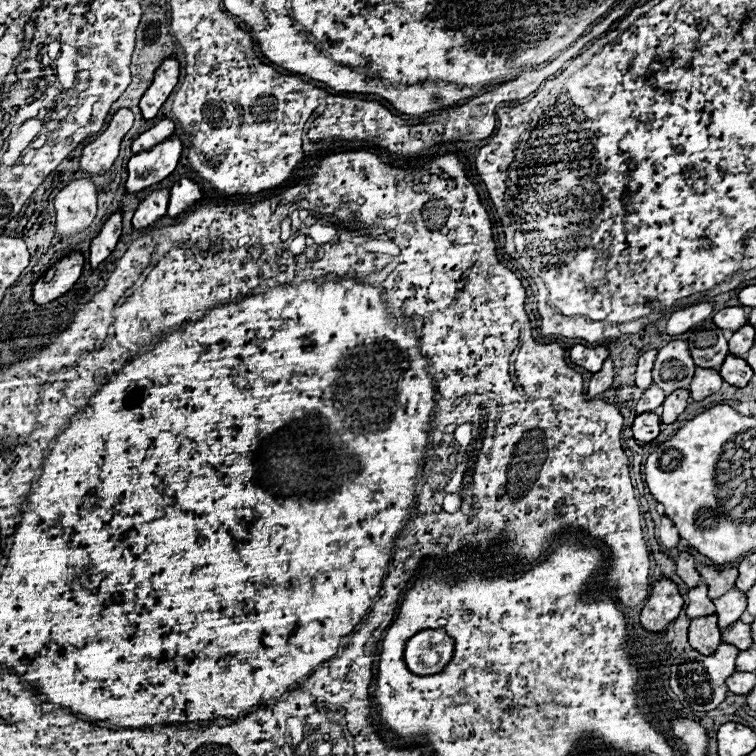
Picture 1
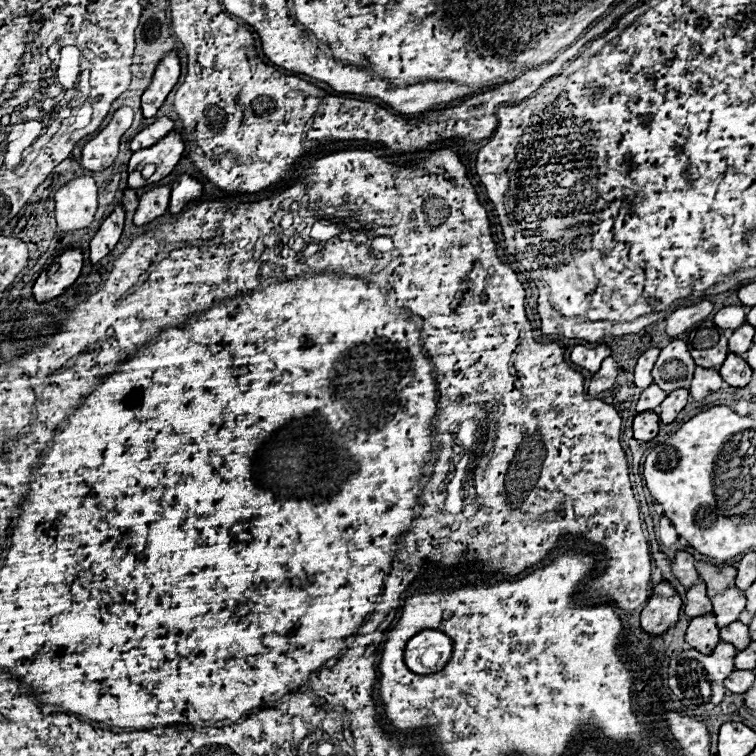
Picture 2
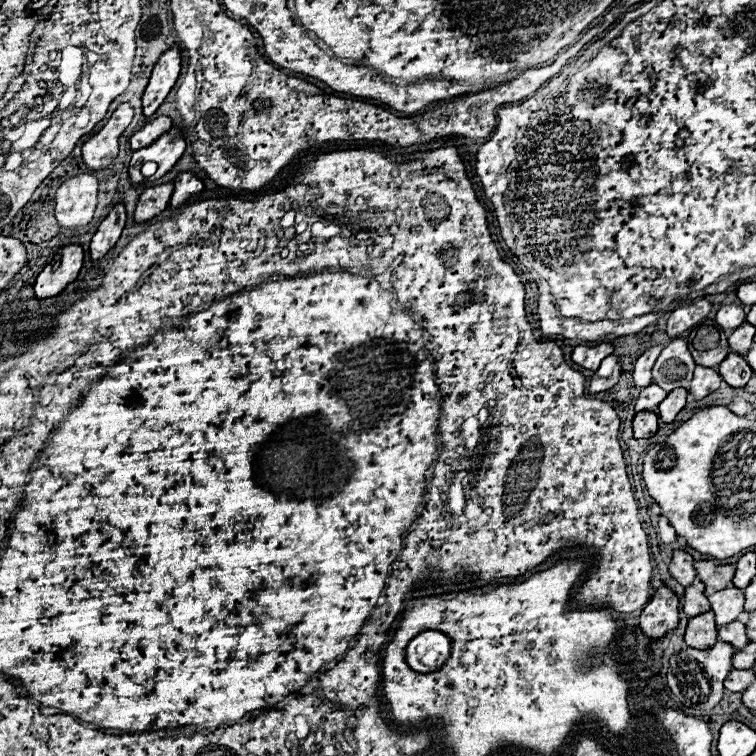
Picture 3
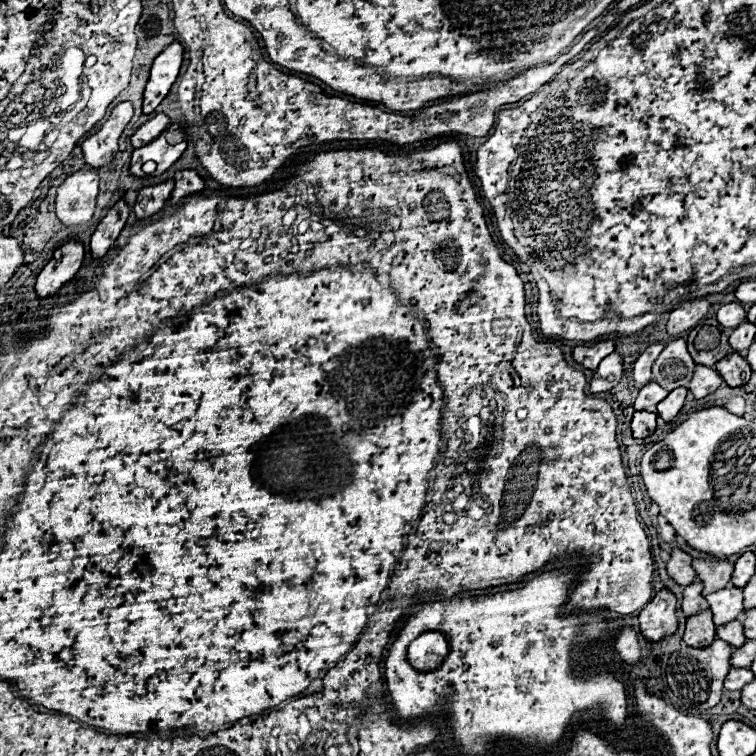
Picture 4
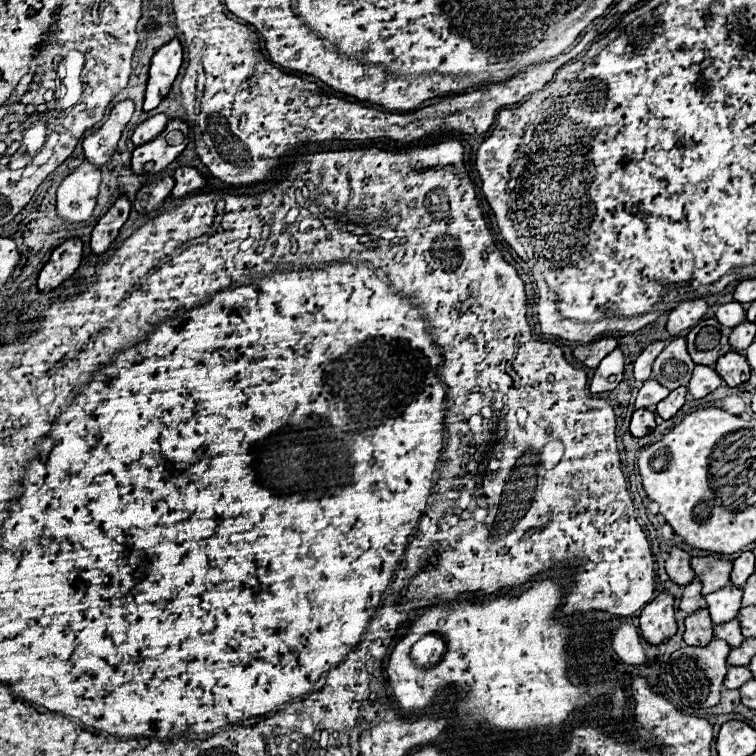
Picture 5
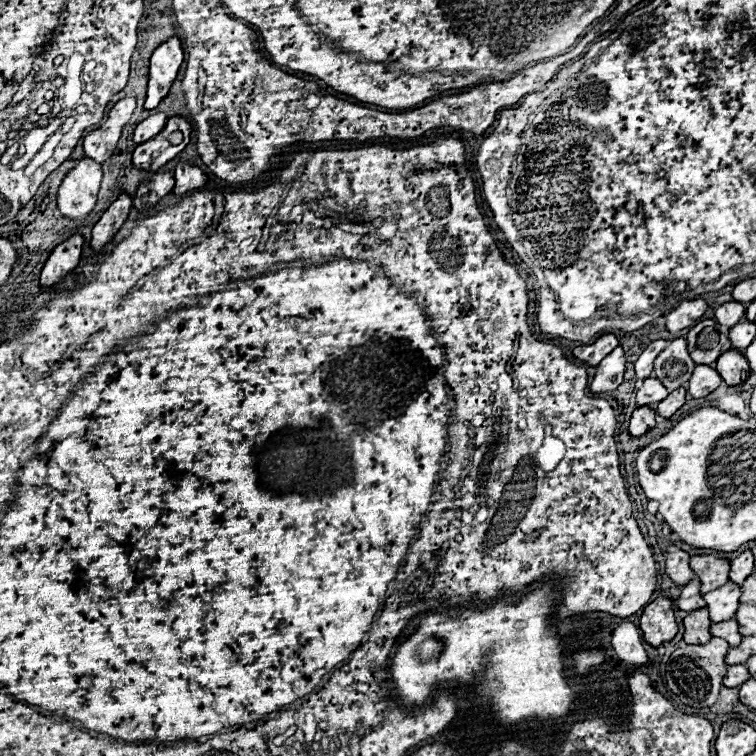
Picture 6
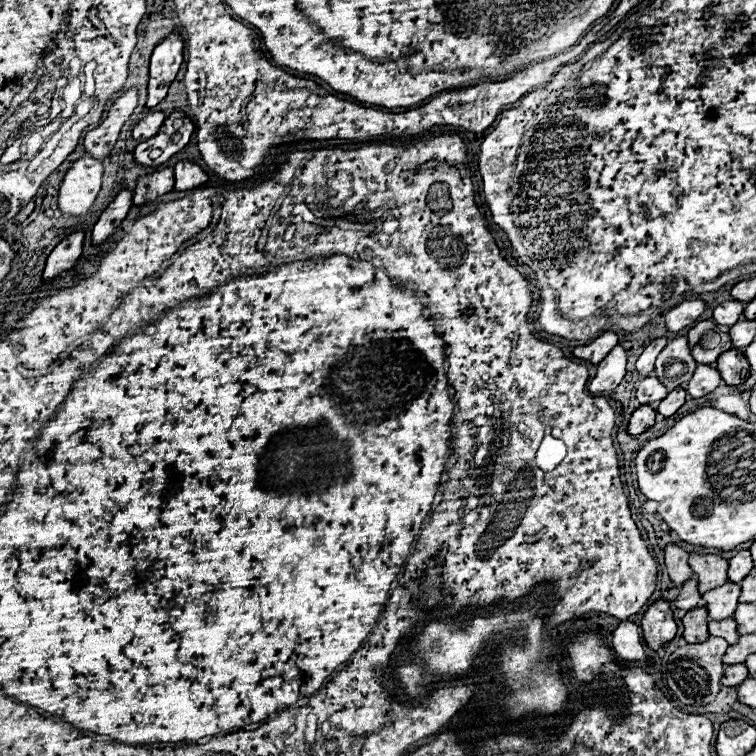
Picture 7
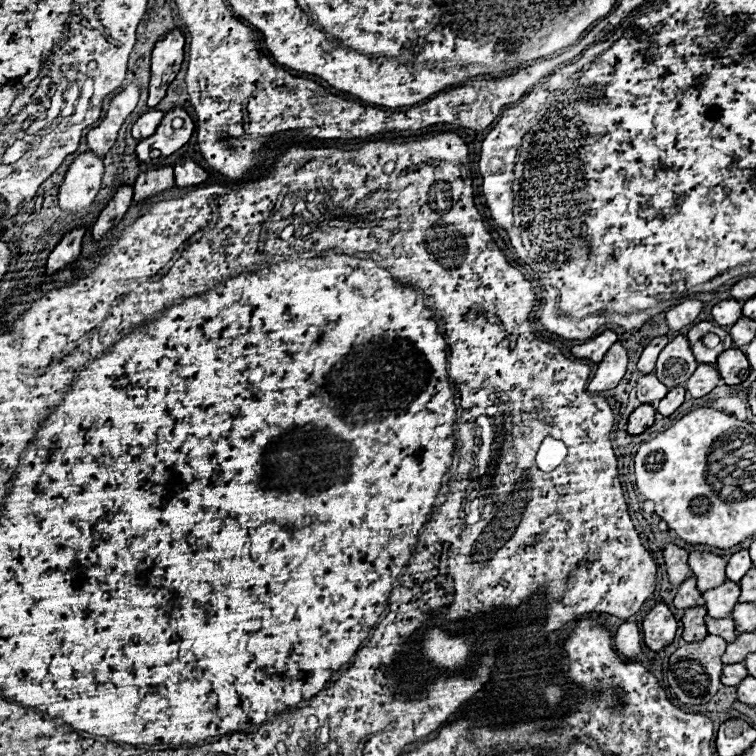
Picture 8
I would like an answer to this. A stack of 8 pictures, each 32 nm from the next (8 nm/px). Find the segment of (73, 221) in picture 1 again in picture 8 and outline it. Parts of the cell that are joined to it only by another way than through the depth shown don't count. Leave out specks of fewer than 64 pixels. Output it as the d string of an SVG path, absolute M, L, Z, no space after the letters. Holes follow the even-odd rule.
M82 152L68 168L64 182L60 184L60 208L62 210L70 210L70 212L78 212L82 208L88 208L98 190L100 190L100 182L102 182L102 174L104 174L104 158L100 158L94 152Z

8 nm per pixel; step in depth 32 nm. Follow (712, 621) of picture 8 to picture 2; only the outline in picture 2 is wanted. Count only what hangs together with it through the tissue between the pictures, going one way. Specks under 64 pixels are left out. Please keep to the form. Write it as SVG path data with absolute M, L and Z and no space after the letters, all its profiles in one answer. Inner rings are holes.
M736 620L736 622L720 628L720 640L736 646L736 650L744 650L744 646L748 646L748 642L750 642L746 628L748 628L746 624Z

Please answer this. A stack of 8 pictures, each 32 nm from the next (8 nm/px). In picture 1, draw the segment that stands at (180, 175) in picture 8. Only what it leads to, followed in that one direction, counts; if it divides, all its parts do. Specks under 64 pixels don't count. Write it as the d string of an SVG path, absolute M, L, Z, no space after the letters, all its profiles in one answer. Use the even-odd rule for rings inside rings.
M180 178L172 190L170 190L170 204L168 204L168 216L176 218L178 214L186 212L196 200L202 198L200 184L196 184L190 178Z

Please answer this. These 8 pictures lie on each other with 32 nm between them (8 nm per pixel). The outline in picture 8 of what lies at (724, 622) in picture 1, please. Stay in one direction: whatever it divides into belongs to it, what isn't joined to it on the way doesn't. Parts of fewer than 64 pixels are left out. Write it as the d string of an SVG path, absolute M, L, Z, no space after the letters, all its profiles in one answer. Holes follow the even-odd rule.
M724 582L712 590L706 590L702 592L704 600L706 600L706 610L708 610L708 616L712 618L724 618L724 616L730 616L736 602L738 602L738 596L740 596L740 586L738 582Z

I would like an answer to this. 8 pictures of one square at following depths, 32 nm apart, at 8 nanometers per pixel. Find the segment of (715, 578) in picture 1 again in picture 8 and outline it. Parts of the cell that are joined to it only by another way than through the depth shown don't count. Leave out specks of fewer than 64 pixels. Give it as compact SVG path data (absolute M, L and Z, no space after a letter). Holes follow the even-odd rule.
M690 552L688 554L690 570L698 580L698 590L710 590L724 582L726 560L710 552Z

